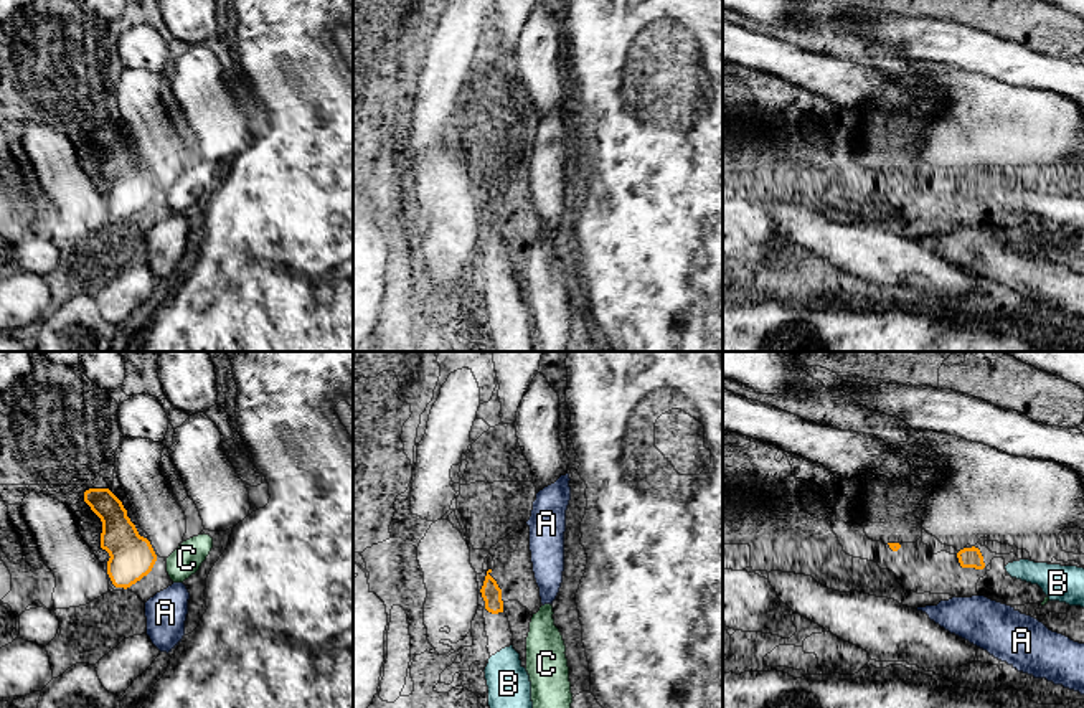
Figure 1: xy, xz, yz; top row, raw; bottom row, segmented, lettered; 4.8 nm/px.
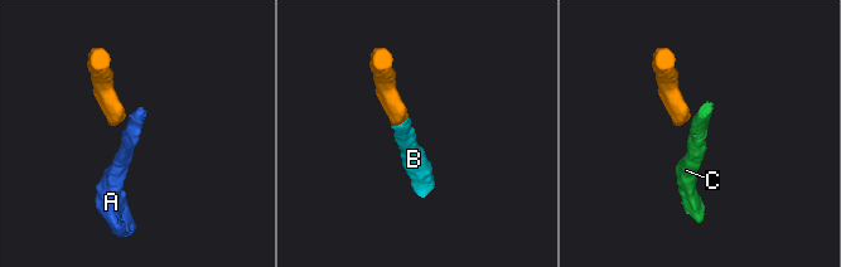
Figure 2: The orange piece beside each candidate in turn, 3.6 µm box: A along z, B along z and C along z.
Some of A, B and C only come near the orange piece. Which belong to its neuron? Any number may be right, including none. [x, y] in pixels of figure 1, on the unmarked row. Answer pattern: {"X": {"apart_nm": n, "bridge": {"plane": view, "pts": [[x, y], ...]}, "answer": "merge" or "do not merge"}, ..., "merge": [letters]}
{"A": {"apart_nm": 100, "bridge": {"plane": "xy", "pts": [[146, 205], [157, 223]]}, "answer": "do not merge"}, "B": {"apart_nm": 100, "bridge": {"plane": "yz", "pts": [[984, 197], [1005, 197]]}, "answer": "merge"}, "C": {"apart_nm": 60, "bridge": {"plane": "xy", "pts": [[155, 188], [167, 188]]}, "answer": "do not merge"}, "merge": ["B"]}

